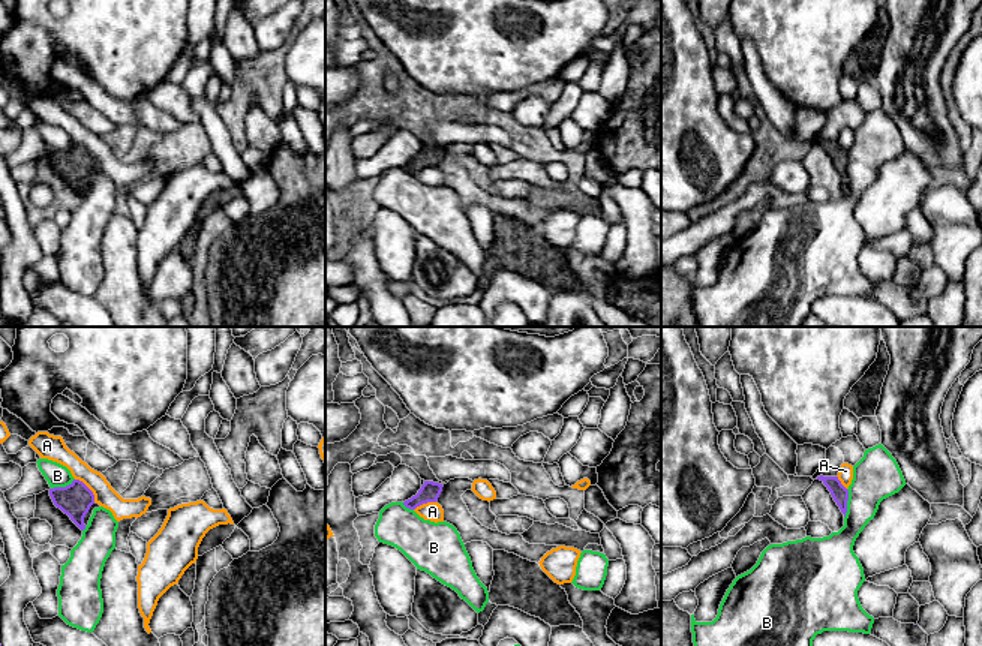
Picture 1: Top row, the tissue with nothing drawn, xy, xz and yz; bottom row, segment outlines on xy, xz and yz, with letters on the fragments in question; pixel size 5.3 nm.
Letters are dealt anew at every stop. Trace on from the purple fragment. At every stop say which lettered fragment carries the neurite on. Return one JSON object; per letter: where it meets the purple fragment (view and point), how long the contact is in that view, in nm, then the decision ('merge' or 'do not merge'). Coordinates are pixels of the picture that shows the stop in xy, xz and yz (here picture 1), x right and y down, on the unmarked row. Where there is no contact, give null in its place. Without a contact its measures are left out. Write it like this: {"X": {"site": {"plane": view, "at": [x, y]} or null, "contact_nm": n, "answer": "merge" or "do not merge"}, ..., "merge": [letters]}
{"A": {"site": {"plane": "xy", "at": [89, 153]}, "contact_nm": 170, "answer": "do not merge"}, "B": {"site": {"plane": "yz", "at": [846, 168]}, "contact_nm": 160, "answer": "do not merge"}, "merge": []}

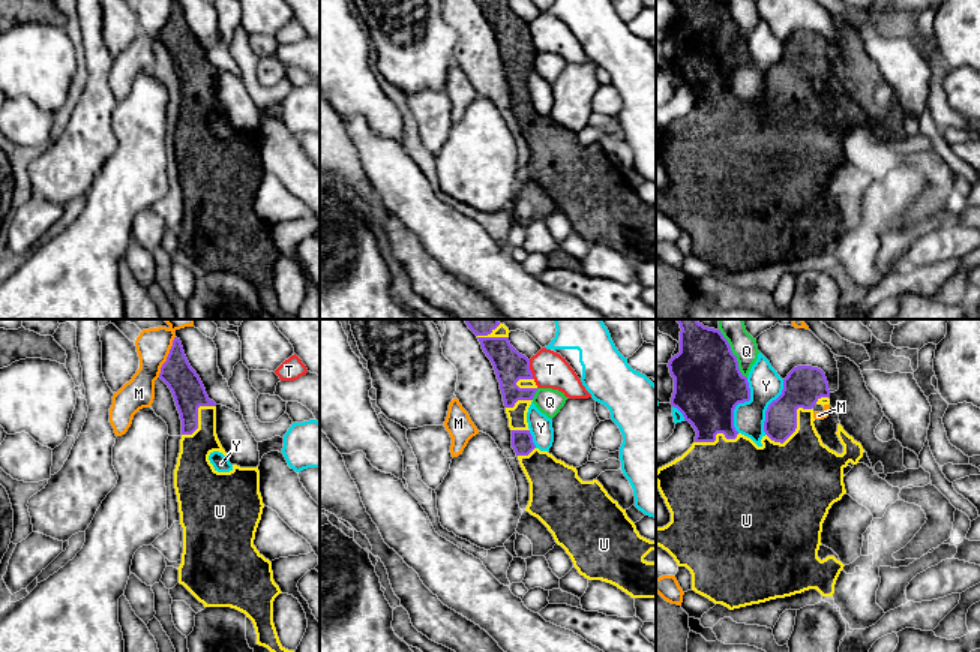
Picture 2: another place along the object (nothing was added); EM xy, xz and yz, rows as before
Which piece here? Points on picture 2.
{"M": {"site": {"plane": "xy", "at": [167, 21]}, "contact_nm": 240, "answer": "do not merge"}, "Q": {"site": {"plane": "yz", "at": [736, 21]}, "contact_nm": 260, "answer": "do not merge"}, "T": {"site": {"plane": "xz", "at": [529, 33]}, "contact_nm": 110, "answer": "do not merge"}, "U": {"site": {"plane": "yz", "at": [796, 92]}, "contact_nm": 280, "answer": "merge"}, "Y": {"site": {"plane": "yz", "at": [740, 66]}, "contact_nm": 300, "answer": "do not merge"}, "merge": ["U"]}

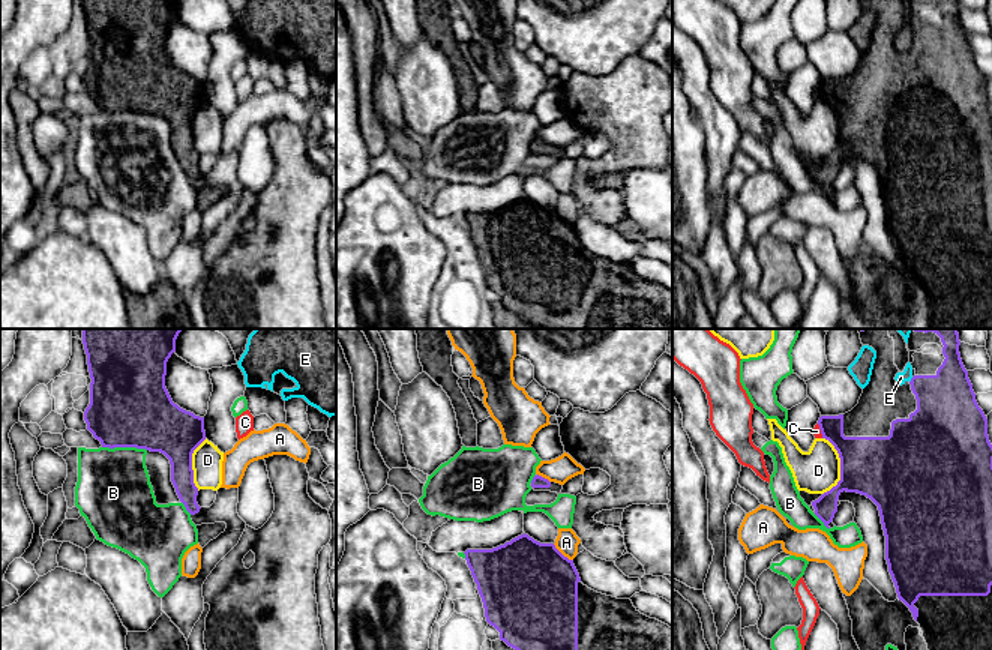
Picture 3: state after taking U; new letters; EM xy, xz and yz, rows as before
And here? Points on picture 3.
{"A": {"site": {"plane": "xz", "at": [562, 218]}, "contact_nm": 140, "answer": "do not merge"}, "B": {"site": {"plane": "xy", "at": [125, 110]}, "contact_nm": 240, "answer": "do not merge"}, "C": {"site": {"plane": "yz", "at": [821, 95]}, "contact_nm": 90, "answer": "do not merge"}, "D": {"site": {"plane": "yz", "at": [841, 131]}, "contact_nm": 320, "answer": "do not merge"}, "E": {"site": {"plane": "yz", "at": [911, 44]}, "contact_nm": 40, "answer": "do not merge"}, "merge": []}

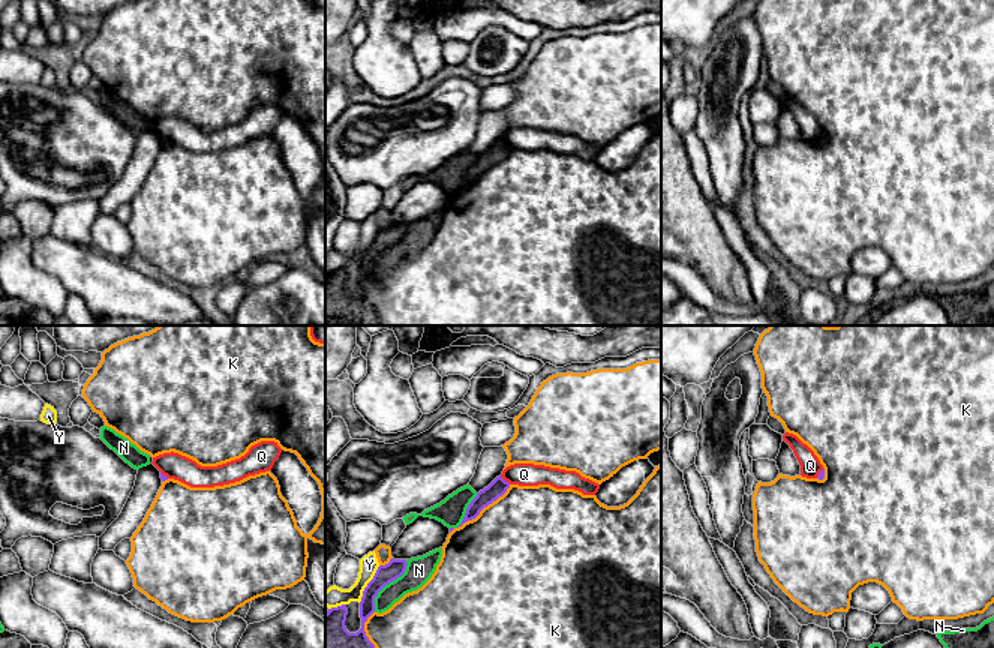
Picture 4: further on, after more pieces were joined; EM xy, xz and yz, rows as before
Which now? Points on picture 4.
{"K": {"site": {"plane": "xz", "at": [485, 170]}, "contact_nm": 380, "answer": "do not merge"}, "N": {"site": {"plane": "xz", "at": [387, 248]}, "contact_nm": 340, "answer": "do not merge"}, "Q": {"site": {"plane": "xz", "at": [504, 144]}, "contact_nm": 80, "answer": "do not merge"}, "Y": {"site": {"plane": "xz", "at": [368, 248]}, "contact_nm": 240, "answer": "do not merge"}, "merge": []}

